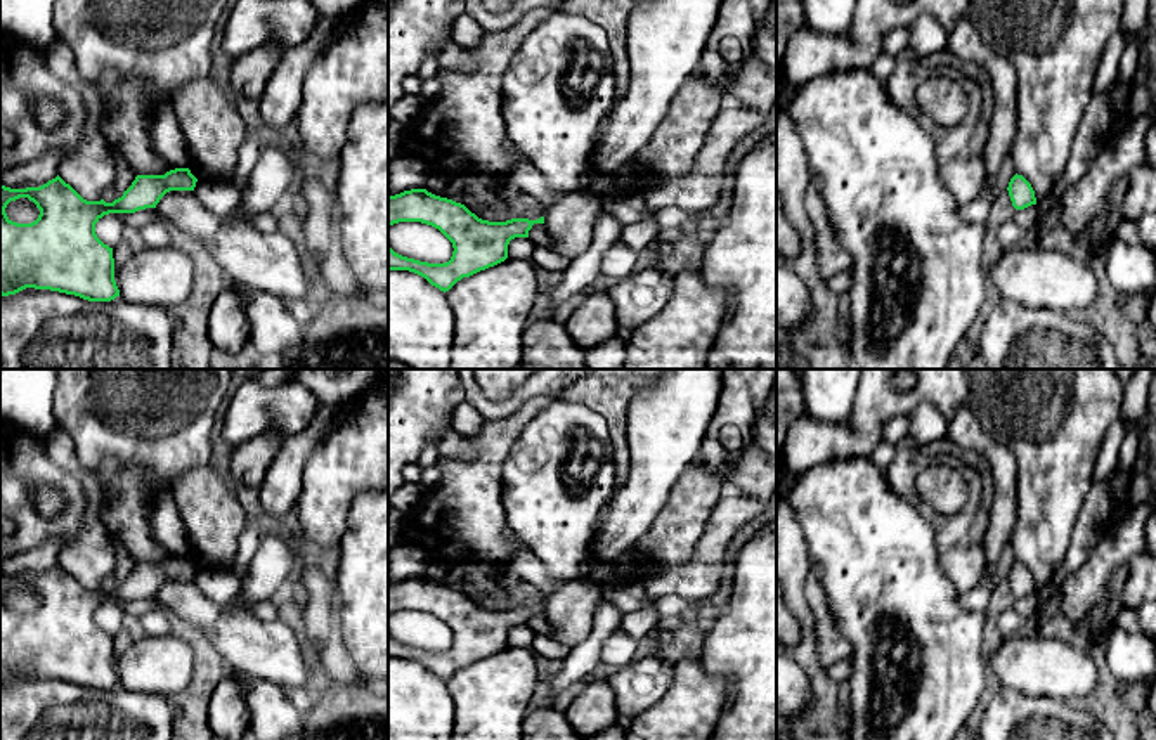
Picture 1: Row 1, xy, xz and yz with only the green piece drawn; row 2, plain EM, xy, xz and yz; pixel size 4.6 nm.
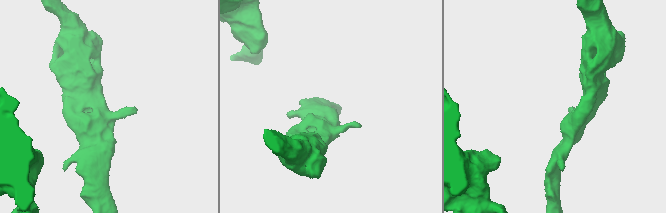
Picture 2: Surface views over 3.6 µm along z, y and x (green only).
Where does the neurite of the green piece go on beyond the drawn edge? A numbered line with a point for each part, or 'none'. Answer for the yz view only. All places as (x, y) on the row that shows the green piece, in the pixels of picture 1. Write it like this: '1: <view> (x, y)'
none

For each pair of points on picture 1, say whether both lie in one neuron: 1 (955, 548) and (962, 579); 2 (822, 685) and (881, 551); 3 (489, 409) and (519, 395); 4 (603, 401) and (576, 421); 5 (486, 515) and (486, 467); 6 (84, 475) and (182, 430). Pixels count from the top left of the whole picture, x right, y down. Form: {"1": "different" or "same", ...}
{"1": "same", "2": "different", "3": "same", "4": "different", "5": "same", "6": "different"}

